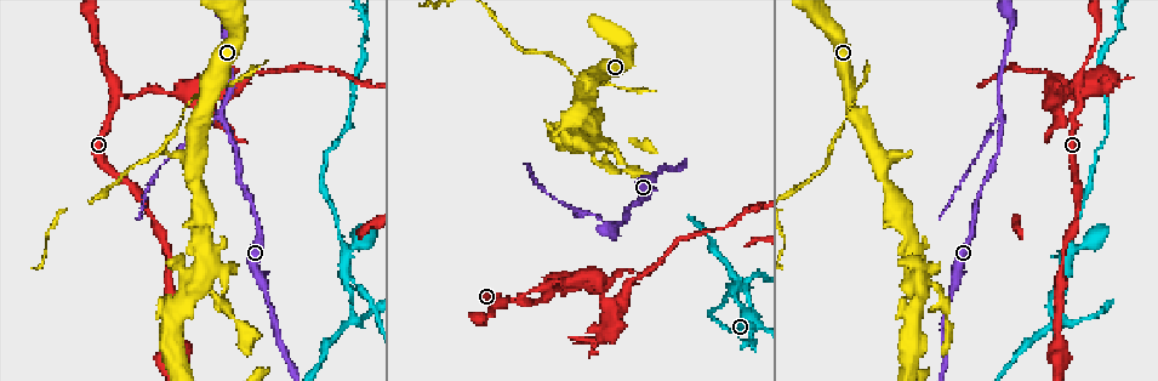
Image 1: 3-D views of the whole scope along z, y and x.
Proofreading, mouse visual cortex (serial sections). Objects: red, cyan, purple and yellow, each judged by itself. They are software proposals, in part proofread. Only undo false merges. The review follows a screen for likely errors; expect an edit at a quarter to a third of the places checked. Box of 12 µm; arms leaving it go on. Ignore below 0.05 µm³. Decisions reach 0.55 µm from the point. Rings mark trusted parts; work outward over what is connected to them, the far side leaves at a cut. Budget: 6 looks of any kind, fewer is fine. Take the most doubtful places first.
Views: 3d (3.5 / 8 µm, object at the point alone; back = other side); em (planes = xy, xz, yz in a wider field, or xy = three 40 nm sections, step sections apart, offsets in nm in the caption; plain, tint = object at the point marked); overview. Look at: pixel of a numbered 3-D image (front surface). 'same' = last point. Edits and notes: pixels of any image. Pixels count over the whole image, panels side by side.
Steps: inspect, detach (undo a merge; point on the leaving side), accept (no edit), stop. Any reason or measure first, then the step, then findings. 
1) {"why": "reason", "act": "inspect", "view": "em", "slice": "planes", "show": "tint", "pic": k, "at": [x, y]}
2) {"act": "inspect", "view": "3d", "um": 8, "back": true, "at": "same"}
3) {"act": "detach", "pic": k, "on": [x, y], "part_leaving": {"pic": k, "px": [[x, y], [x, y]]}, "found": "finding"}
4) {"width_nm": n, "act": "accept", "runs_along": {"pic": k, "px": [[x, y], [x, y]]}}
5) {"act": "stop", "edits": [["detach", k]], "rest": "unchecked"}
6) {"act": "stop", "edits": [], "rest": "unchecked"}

{"why": "two arms in line, one across", "act": "inspect", "view": "3d", "um": 3.5, "pic": 1, "at": [347, 279]}

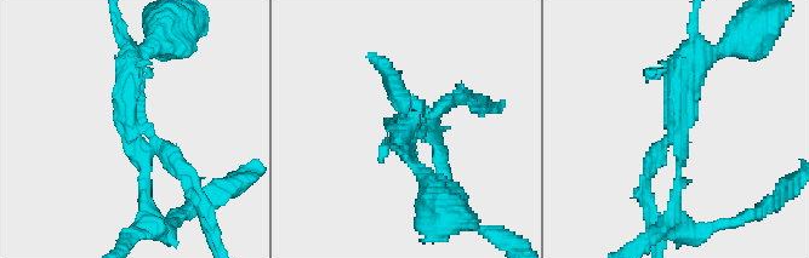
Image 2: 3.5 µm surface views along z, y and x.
{"why": "now the EM", "act": "inspect", "view": "em", "slice": "xy", "step": 2, "show": "tint", "pic": 2, "at": [680, 127]}

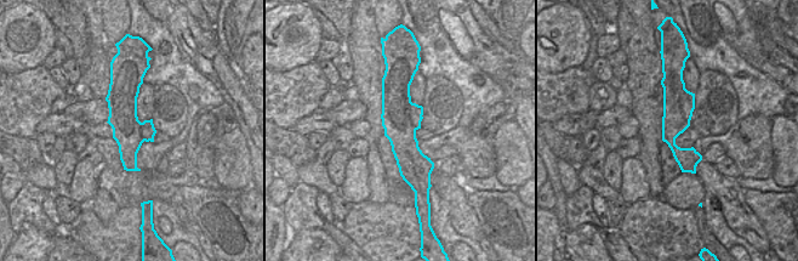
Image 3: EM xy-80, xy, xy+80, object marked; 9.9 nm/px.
{"arm_widths_nm": [100, 200, 300], "act": "detach", "pic": 2, "on": [649, 74], "part_leaving": {"pic": 2, "px": [[690, 49], [678, 74], [681, 164]]}, "found": "two cells meet here"}

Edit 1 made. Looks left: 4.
{"why": "side arm on a straight run", "act": "inspect", "view": "3d", "um": 3.5, "pic": 1, "at": [213, 92]}

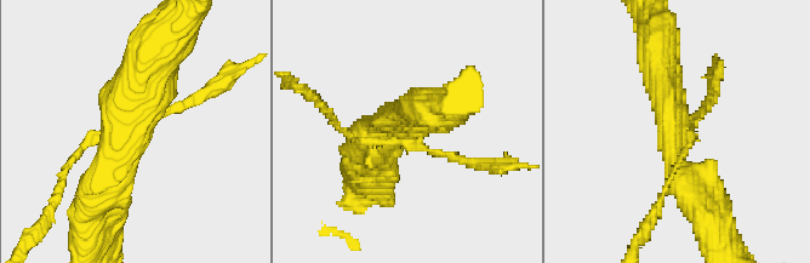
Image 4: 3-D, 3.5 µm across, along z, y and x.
{"act": "inspect", "view": "em", "slice": "xy", "step": 1, "show": "tint", "pic": 4, "at": [677, 131]}

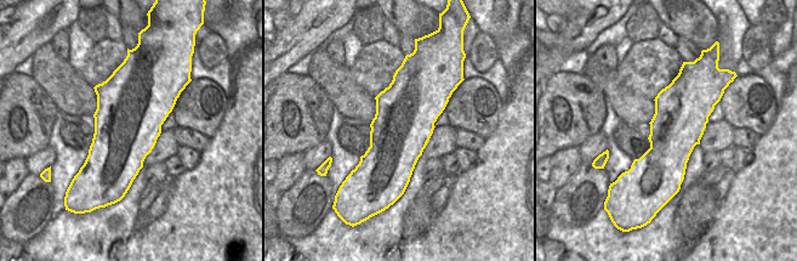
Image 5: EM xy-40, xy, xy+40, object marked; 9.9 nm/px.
{"act": "accept", "runs_along": {"pic": 4, "px": [[146, 55], [127, 152], [97, 196]]}, "found": "all the same cell"}

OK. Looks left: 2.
{"act": "stop", "edits": [["detach", 2]], "rest": "unchecked"}

